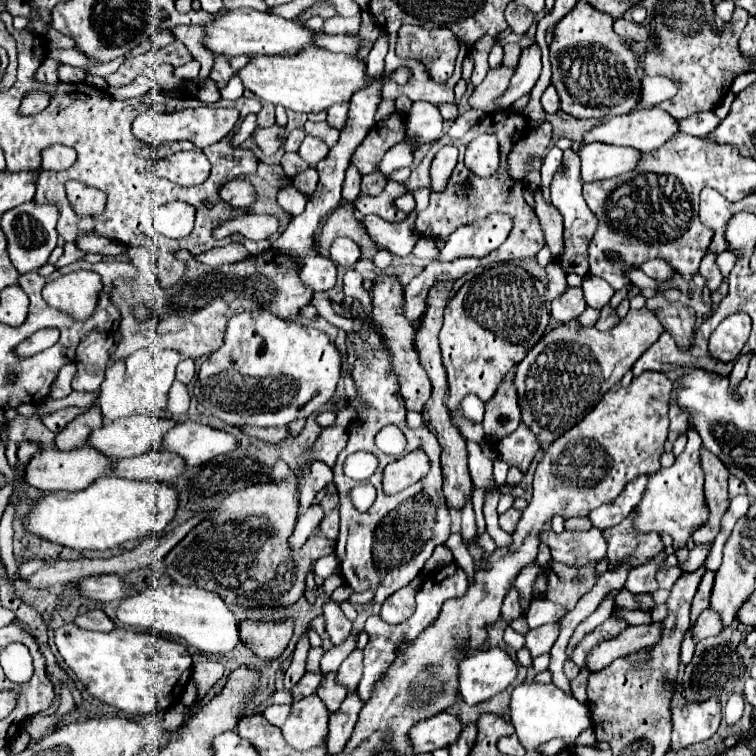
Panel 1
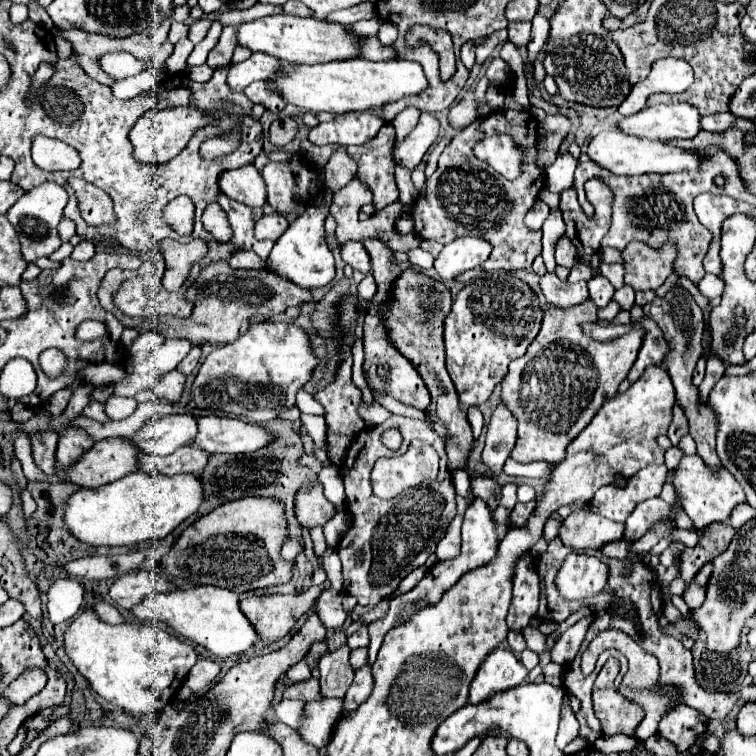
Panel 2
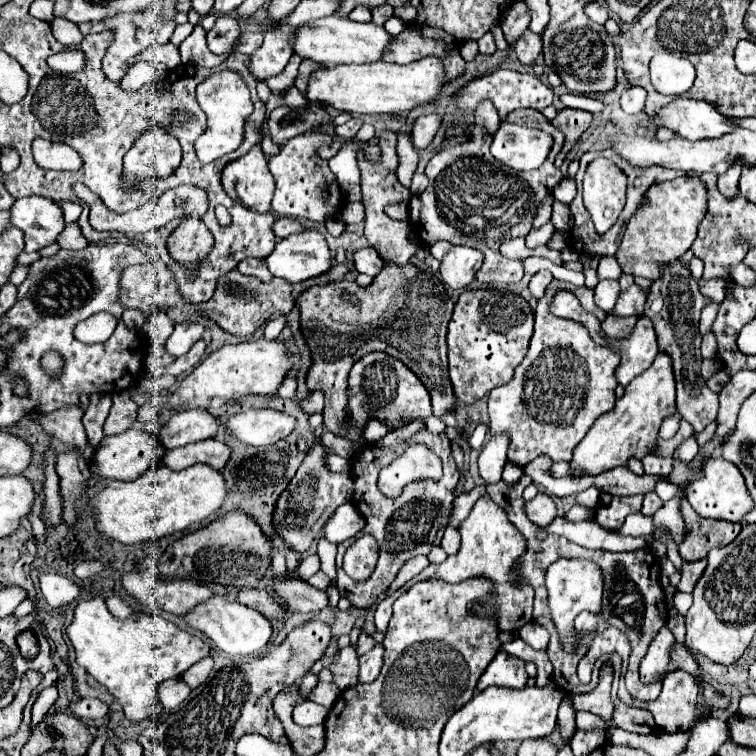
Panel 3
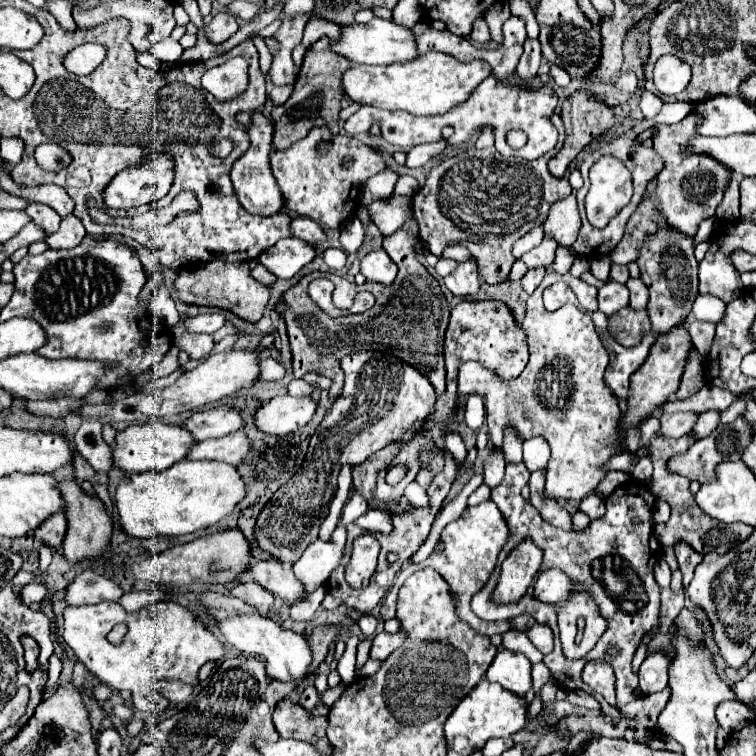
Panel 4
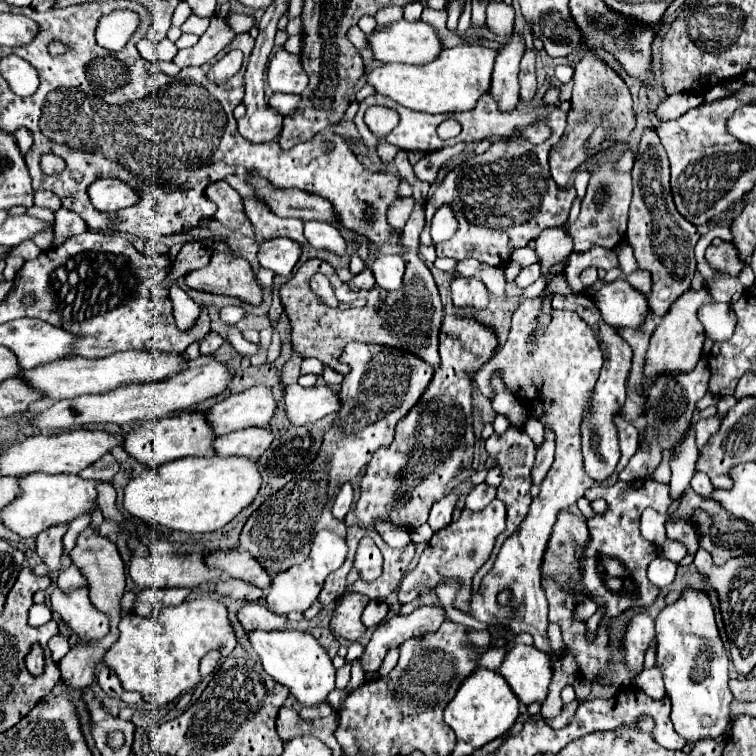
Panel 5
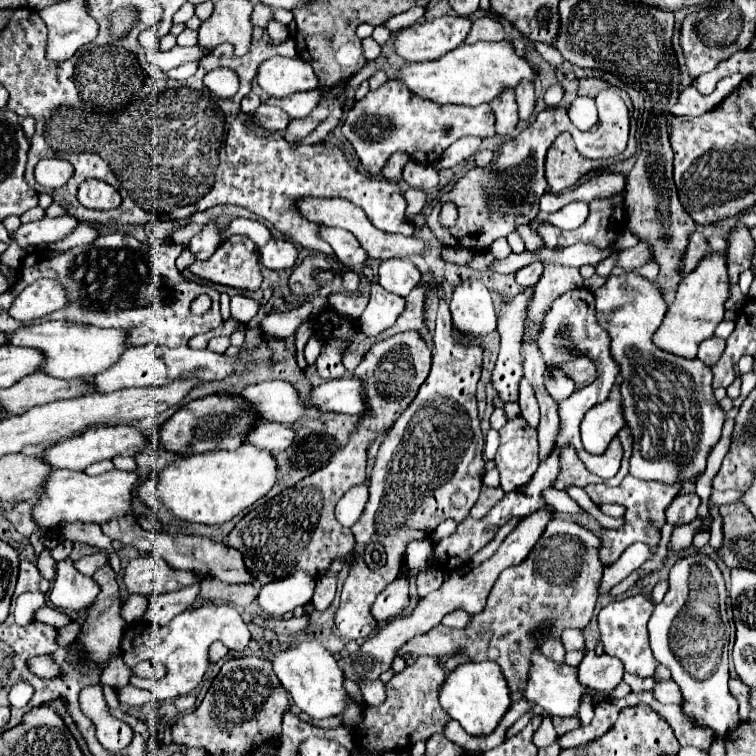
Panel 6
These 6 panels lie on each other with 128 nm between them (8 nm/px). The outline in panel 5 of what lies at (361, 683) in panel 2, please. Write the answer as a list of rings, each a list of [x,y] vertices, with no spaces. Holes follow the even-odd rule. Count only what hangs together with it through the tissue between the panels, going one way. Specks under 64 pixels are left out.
[[[430,604],[416,608],[408,616],[392,616],[376,626],[364,654],[358,658],[364,672],[374,672],[382,666],[384,656],[390,648],[398,648],[408,638],[418,634],[432,634],[440,628],[442,620],[446,618],[446,608],[440,604]]]

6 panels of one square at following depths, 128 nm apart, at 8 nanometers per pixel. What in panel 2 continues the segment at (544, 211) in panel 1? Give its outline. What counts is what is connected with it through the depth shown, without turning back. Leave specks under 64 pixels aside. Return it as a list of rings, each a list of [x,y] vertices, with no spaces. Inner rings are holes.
[[[568,236],[560,238],[560,242],[556,244],[556,262],[560,266],[566,266],[566,268],[572,268],[574,264],[578,264],[576,246],[572,244],[572,240]]]

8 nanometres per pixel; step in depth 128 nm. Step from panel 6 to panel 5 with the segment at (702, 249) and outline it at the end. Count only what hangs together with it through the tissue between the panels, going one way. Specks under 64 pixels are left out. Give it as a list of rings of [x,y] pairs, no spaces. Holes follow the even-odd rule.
[[[724,242],[720,246],[708,246],[706,250],[706,262],[720,272],[726,272],[730,276],[736,276],[744,264],[740,264],[740,258],[736,256],[736,248],[732,248],[730,242]]]

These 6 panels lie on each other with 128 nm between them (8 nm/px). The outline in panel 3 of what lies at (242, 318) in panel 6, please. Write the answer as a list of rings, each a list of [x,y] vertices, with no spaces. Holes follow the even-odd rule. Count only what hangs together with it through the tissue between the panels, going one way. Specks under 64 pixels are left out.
[[[182,322],[182,324],[176,324],[174,332],[170,334],[170,338],[166,340],[166,350],[172,354],[172,356],[182,356],[188,352],[188,348],[202,338],[204,334],[204,326],[200,322]]]

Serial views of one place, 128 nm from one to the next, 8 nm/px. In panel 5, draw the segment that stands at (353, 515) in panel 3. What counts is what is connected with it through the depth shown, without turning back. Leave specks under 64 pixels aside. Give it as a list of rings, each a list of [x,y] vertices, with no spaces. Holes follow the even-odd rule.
[[[376,522],[376,530],[378,534],[384,538],[384,542],[392,548],[406,548],[408,544],[412,544],[412,538],[408,532],[404,532],[402,528],[392,528],[392,524],[384,524],[384,522]]]

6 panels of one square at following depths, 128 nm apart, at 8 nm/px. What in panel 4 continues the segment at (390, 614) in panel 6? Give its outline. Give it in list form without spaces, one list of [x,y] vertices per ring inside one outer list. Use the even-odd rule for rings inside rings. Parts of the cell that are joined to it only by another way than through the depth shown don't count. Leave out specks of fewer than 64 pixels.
[[[360,614],[358,626],[360,626],[360,630],[362,630],[366,636],[370,636],[370,634],[374,634],[376,628],[378,628],[378,618],[376,618],[374,614]]]

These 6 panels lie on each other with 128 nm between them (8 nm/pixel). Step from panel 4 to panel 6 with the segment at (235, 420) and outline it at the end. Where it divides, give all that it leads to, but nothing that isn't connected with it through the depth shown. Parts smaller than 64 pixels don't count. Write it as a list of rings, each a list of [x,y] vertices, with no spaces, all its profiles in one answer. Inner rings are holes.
[[[284,380],[248,386],[240,396],[246,396],[246,400],[252,402],[252,408],[256,406],[256,412],[260,412],[260,420],[272,420],[282,424],[298,422],[310,408],[310,404],[300,398],[298,390]]]

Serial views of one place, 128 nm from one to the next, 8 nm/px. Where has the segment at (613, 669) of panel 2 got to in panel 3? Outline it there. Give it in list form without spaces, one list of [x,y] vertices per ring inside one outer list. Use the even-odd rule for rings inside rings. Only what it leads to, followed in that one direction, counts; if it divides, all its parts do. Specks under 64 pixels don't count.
[[[610,666],[602,668],[602,676],[600,676],[600,684],[596,686],[596,690],[588,692],[588,694],[570,694],[570,702],[572,708],[578,710],[588,710],[592,714],[598,714],[606,720],[608,726],[612,726],[612,702],[610,702],[610,684],[612,684],[612,670]]]

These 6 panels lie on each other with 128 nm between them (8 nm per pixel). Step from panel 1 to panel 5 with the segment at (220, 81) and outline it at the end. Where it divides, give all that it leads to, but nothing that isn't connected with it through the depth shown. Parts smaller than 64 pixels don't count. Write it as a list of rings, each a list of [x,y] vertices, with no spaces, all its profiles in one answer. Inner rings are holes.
[[[230,14],[228,16],[228,24],[230,24],[230,28],[236,32],[236,34],[240,34],[240,32],[248,32],[250,28],[254,28],[254,24],[256,24],[256,18],[254,16],[248,16],[248,14]]]

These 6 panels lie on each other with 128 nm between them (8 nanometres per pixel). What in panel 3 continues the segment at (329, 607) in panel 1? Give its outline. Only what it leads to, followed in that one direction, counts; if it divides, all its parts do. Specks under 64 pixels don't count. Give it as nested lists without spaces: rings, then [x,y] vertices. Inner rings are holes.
[[[279,552],[272,556],[268,576],[272,580],[272,592],[278,594],[288,612],[318,612],[328,604],[326,592],[320,592],[308,582],[294,580],[290,576],[285,557]]]

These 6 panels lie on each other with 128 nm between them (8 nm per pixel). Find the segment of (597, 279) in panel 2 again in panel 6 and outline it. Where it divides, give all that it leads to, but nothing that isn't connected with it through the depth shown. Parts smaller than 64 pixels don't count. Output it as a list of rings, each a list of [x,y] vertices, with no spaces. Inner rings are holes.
[[[626,272],[622,276],[610,274],[606,284],[600,286],[594,294],[596,294],[596,318],[612,338],[610,354],[614,362],[620,366],[622,412],[626,426],[632,430],[634,436],[630,474],[640,480],[654,480],[662,484],[684,484],[690,478],[702,476],[706,470],[708,454],[712,452],[714,444],[720,440],[722,426],[726,422],[726,412],[720,408],[720,402],[714,396],[712,370],[706,364],[702,364],[698,358],[690,360],[684,356],[676,356],[672,352],[660,350],[652,342],[654,332],[658,330],[658,326],[662,324],[668,312],[668,302],[664,300],[658,284],[648,282],[636,272]]]

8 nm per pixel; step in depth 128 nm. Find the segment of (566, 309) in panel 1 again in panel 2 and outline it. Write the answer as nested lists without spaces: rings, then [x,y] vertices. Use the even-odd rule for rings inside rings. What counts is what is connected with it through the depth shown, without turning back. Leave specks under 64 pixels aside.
[[[554,272],[552,274],[544,274],[540,278],[540,290],[546,298],[546,302],[556,304],[556,306],[572,306],[572,304],[580,304],[588,298],[588,286],[586,282],[562,282]]]

